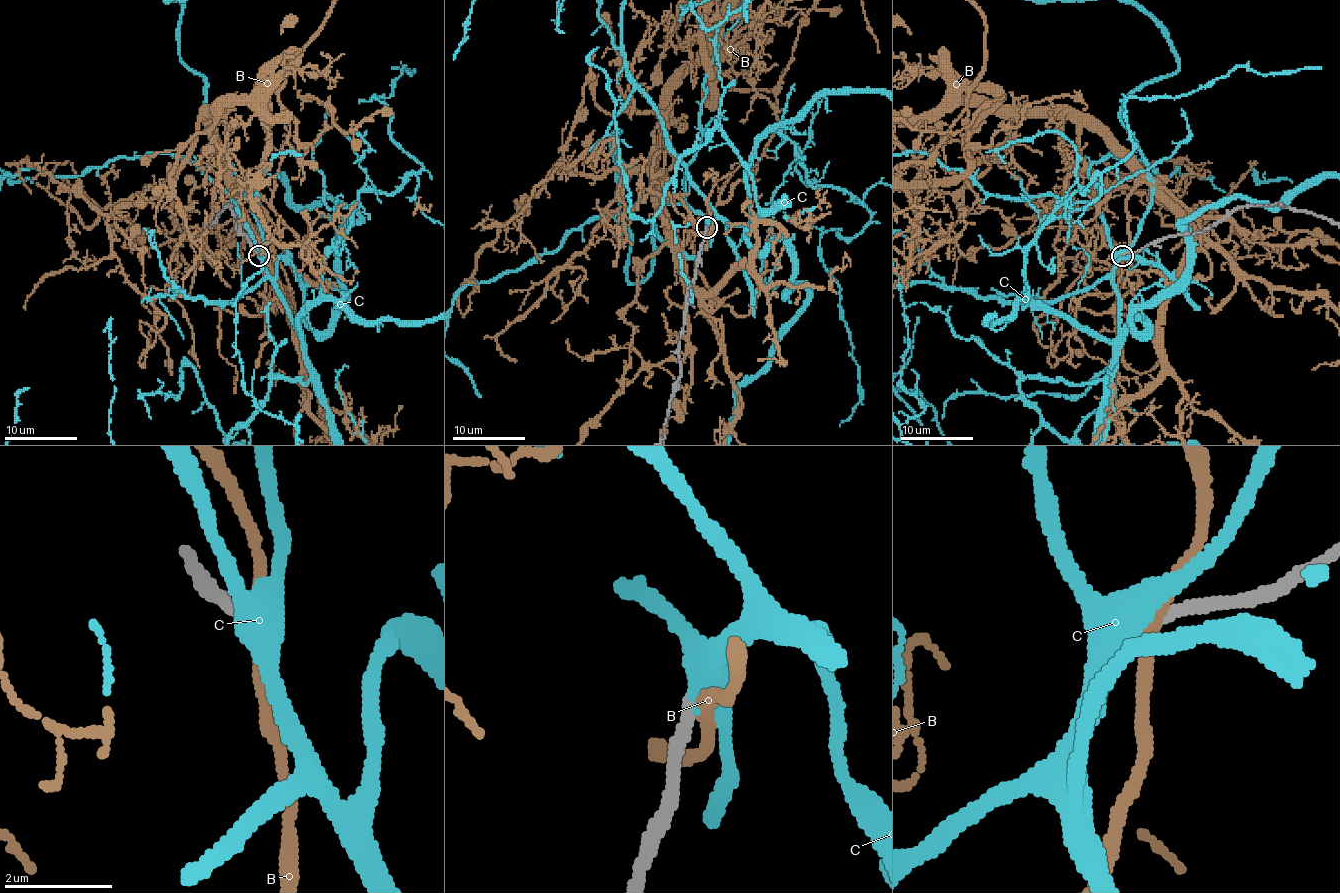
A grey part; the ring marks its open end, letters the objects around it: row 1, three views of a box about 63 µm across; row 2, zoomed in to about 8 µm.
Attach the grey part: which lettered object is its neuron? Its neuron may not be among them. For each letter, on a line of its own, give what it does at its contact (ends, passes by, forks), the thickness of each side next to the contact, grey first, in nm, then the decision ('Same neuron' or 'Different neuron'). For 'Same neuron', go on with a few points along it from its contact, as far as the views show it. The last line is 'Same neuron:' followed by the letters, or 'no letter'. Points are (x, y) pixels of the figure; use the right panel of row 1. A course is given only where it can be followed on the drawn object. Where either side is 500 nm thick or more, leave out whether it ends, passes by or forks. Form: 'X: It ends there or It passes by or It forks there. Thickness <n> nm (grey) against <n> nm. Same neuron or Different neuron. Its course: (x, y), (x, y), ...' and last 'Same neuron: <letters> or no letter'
B: It passes by. Thickness 260 nm (grey) against 280 nm. Different neuron
C: It passes by. Thickness 240 nm (grey) against 480 nm. Same neuron. Its course: (1123, 255), (1150, 195), (1148, 162), (1121, 103), (1177, 68), (1174, 46), (1132, 3)
Same neuron: C

